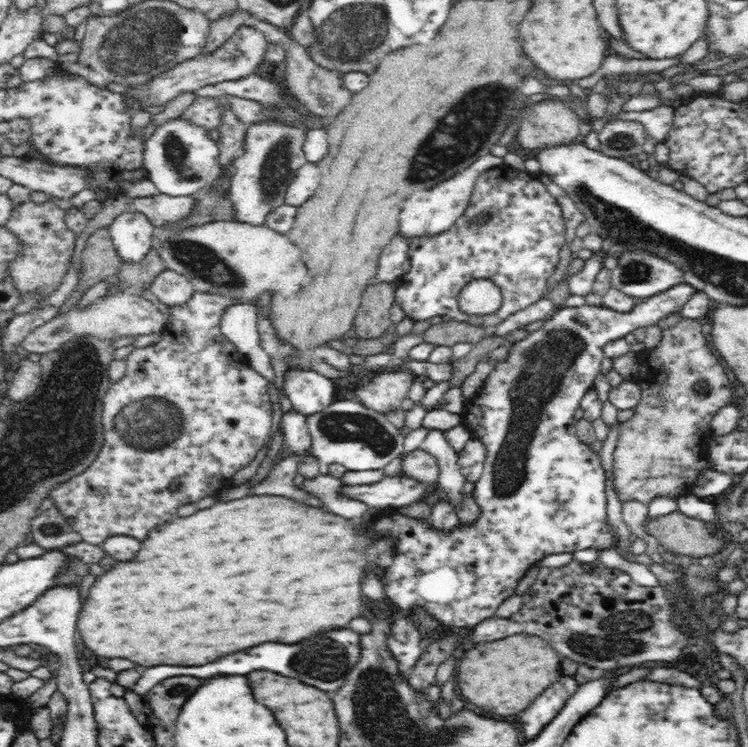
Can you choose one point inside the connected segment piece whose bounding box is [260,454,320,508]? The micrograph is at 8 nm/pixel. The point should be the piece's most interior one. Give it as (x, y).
(282, 484)

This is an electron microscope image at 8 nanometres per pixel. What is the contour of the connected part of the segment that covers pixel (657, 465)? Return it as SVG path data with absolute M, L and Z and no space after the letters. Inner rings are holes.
M682 317L681 320L676 324L676 326L674 326L674 328L670 328L669 330L663 330L663 336L662 340L660 340L660 346L658 346L656 350L642 351L639 353L639 356L641 360L640 372L636 374L633 381L641 385L643 395L640 400L639 406L635 408L634 415L619 426L618 441L616 442L616 447L613 452L614 468L612 484L613 490L617 495L617 498L620 499L620 502L636 500L638 502L642 502L648 505L649 502L657 496L668 496L674 497L676 499L678 497L690 494L692 488L694 488L696 482L698 482L699 476L702 475L703 470L707 468L707 439L711 438L712 436L710 428L711 418L722 407L731 405L732 388L730 388L730 380L726 376L723 367L720 366L718 358L716 358L716 356L714 356L714 354L712 354L712 352L710 351L710 348L708 348L708 340L706 340L706 338L704 338L704 334L702 334L702 328L700 326L700 323L698 323L694 319ZM700 380L707 382L707 384L709 385L710 392L708 394L697 394L694 391L694 388L692 388L692 386Z

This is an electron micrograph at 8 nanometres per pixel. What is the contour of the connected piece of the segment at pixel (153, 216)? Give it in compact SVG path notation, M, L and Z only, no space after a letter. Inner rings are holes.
M158 193L154 196L133 198L130 208L136 213L146 215L157 228L186 218L195 209L196 201L192 196Z

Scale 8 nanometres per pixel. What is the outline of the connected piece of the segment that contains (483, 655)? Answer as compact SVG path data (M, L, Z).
M518 634L472 648L464 658L460 658L456 668L462 696L498 716L514 716L526 710L538 694L542 694L550 684L558 682L560 674L563 674L561 656L542 638Z

